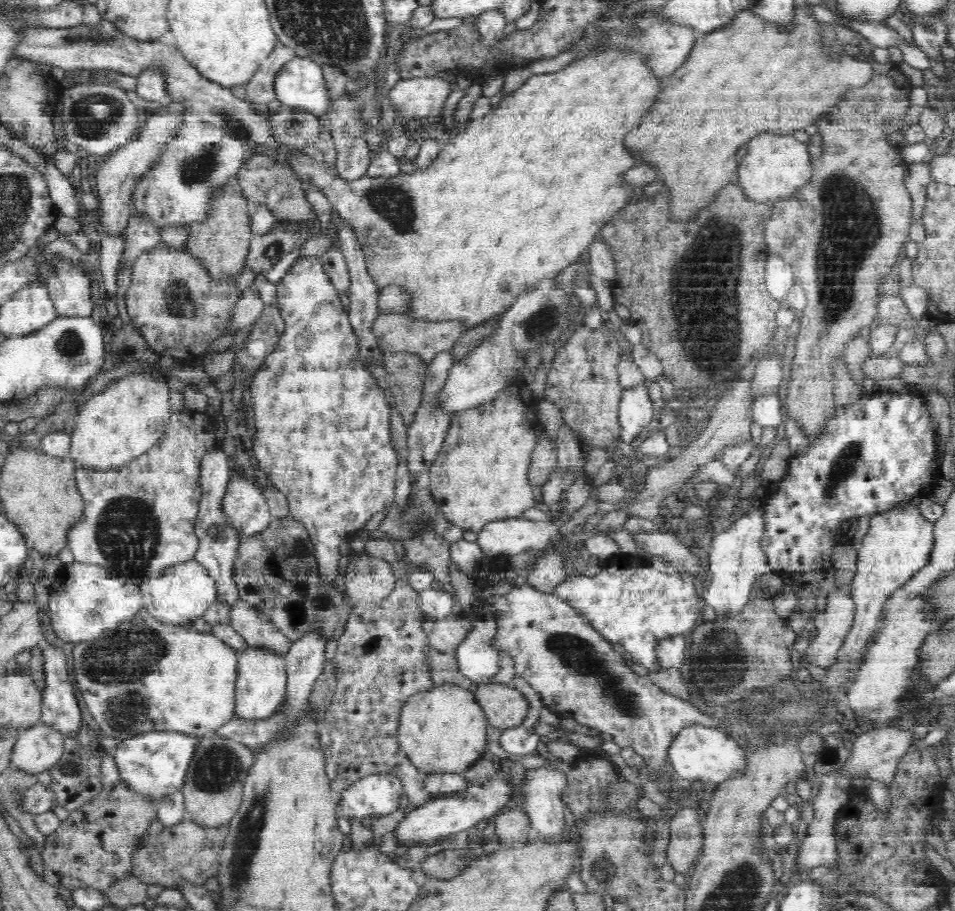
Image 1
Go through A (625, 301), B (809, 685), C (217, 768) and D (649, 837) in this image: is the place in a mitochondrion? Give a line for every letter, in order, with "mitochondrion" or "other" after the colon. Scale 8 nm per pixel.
A: other
B: other
C: mitochondrion
D: other

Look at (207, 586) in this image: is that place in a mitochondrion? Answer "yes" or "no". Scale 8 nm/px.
no

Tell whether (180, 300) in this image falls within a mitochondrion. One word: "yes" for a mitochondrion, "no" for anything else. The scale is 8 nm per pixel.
yes

